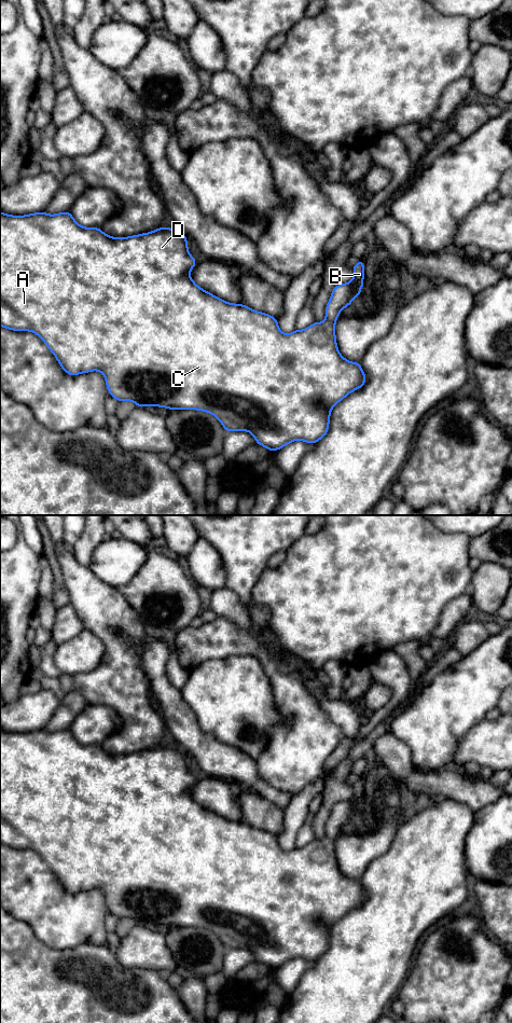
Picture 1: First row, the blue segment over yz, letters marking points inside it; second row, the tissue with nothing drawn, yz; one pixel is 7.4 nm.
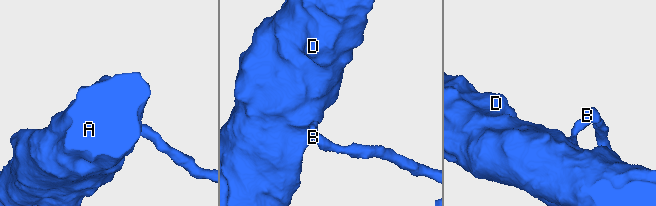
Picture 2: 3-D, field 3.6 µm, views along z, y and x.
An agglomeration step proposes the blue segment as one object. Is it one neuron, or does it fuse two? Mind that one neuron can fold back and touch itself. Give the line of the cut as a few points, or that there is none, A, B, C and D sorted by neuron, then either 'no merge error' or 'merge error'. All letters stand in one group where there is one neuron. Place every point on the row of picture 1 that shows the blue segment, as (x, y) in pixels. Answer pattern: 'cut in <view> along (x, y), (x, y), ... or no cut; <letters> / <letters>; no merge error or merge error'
no cut; A B C D; no merge error

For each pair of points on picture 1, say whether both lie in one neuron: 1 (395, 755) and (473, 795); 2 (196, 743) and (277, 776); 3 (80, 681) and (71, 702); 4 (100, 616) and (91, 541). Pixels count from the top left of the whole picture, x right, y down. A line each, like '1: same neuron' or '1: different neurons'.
1: same neuron
2: different neurons
3: different neurons
4: different neurons

